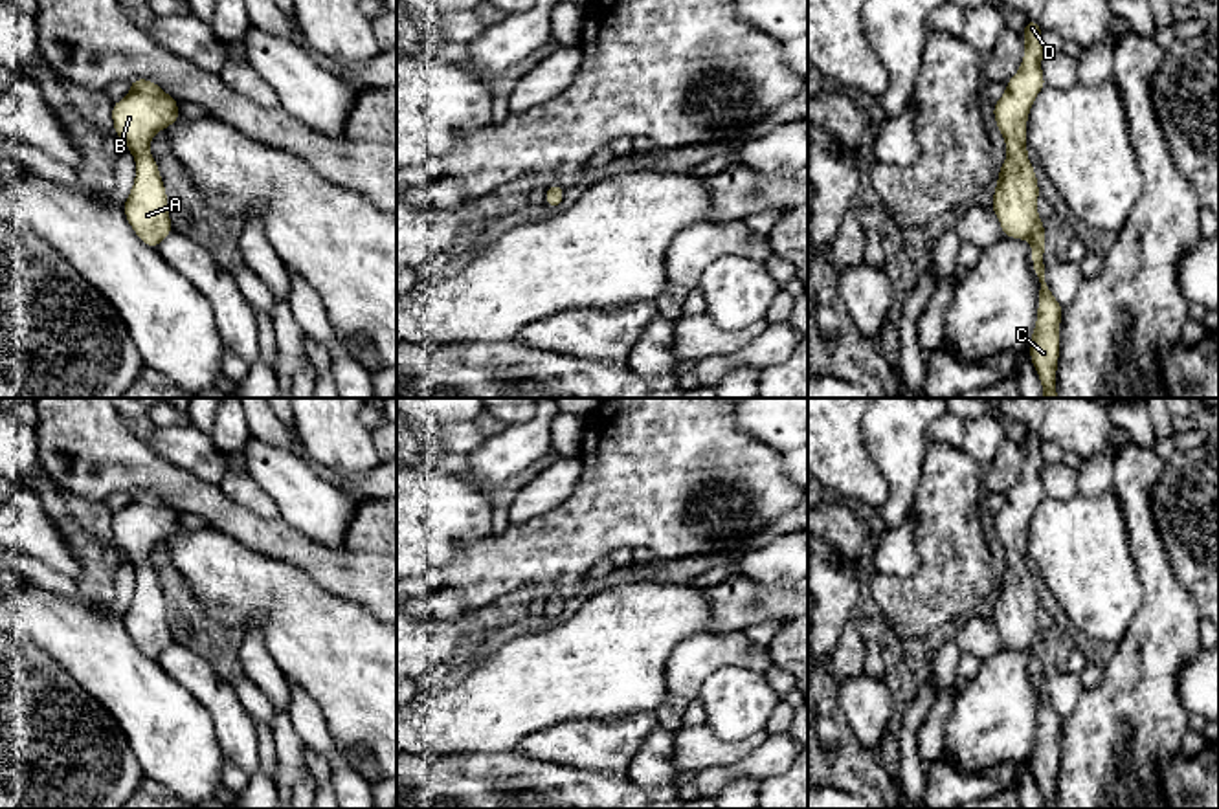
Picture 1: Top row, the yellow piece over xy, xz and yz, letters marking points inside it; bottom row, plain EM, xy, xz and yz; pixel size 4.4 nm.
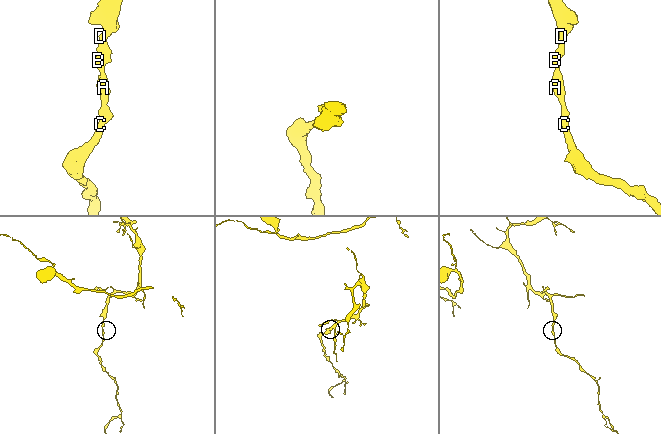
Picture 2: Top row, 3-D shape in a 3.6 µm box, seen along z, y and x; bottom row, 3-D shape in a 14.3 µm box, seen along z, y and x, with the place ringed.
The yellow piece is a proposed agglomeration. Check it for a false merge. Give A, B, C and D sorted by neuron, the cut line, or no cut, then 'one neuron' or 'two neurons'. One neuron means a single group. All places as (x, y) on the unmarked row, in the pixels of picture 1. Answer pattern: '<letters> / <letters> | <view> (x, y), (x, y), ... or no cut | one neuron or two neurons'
A B C D | no cut | one neuron

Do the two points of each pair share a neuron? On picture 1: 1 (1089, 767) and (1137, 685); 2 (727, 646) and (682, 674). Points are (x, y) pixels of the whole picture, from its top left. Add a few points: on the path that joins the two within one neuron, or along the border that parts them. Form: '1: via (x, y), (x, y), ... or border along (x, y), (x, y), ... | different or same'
1: via (1109, 747), (1135, 718), (1137, 705) | same
2: via (716, 652), (702, 653), (693, 663) | same

